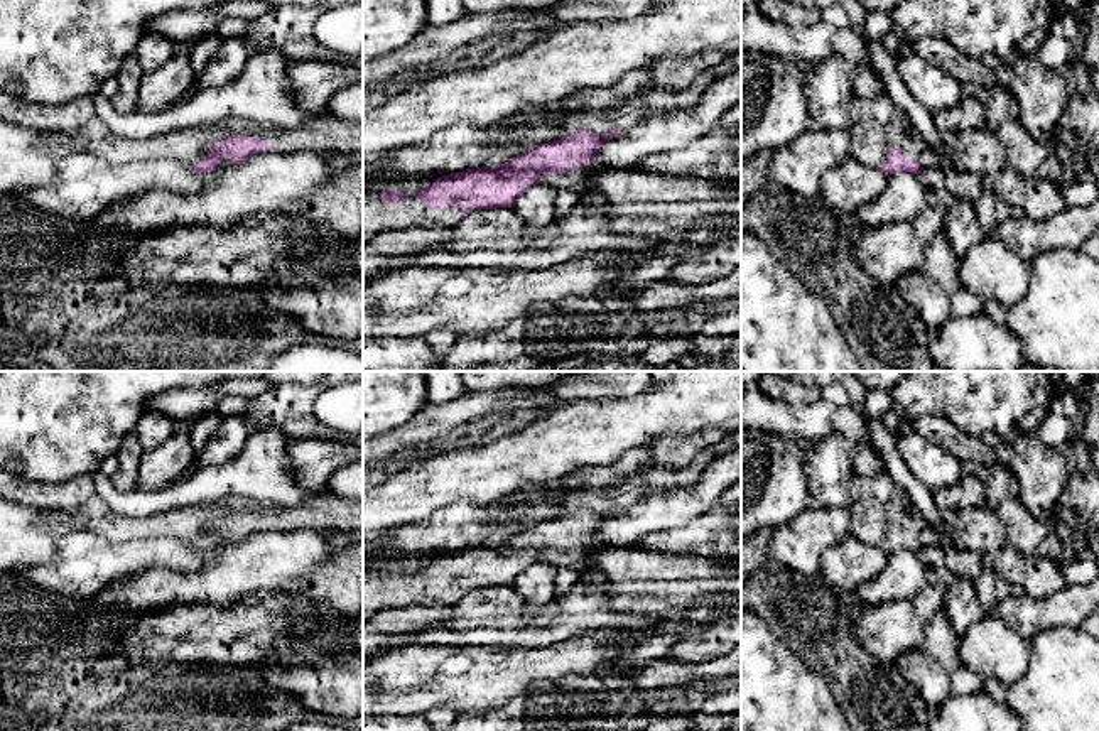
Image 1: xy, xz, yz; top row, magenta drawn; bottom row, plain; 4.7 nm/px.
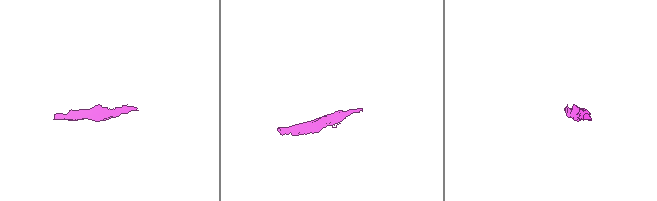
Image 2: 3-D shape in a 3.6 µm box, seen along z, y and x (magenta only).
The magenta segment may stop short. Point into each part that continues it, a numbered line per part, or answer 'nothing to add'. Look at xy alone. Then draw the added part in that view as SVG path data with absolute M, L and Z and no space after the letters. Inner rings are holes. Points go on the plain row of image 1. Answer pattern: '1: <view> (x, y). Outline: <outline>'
1: xy (324, 512). Outline: M321 490L307 503L267 510L246 508L241 513L258 517L273 530L282 532L341 530L348 535L353 535L356 530L363 528L363 501L339 498L328 490Z

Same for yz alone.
1: yz (900, 510). Outline: M896 486L893 496L885 503L888 523L915 539L920 545L939 545L939 533L913 505L907 490Z

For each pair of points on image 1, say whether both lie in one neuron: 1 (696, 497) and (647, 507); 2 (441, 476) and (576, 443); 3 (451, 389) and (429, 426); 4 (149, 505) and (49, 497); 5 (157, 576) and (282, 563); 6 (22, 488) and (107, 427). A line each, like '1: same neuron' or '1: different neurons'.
1: same neuron
2: same neuron
3: different neurons
4: different neurons
5: same neuron
6: different neurons

